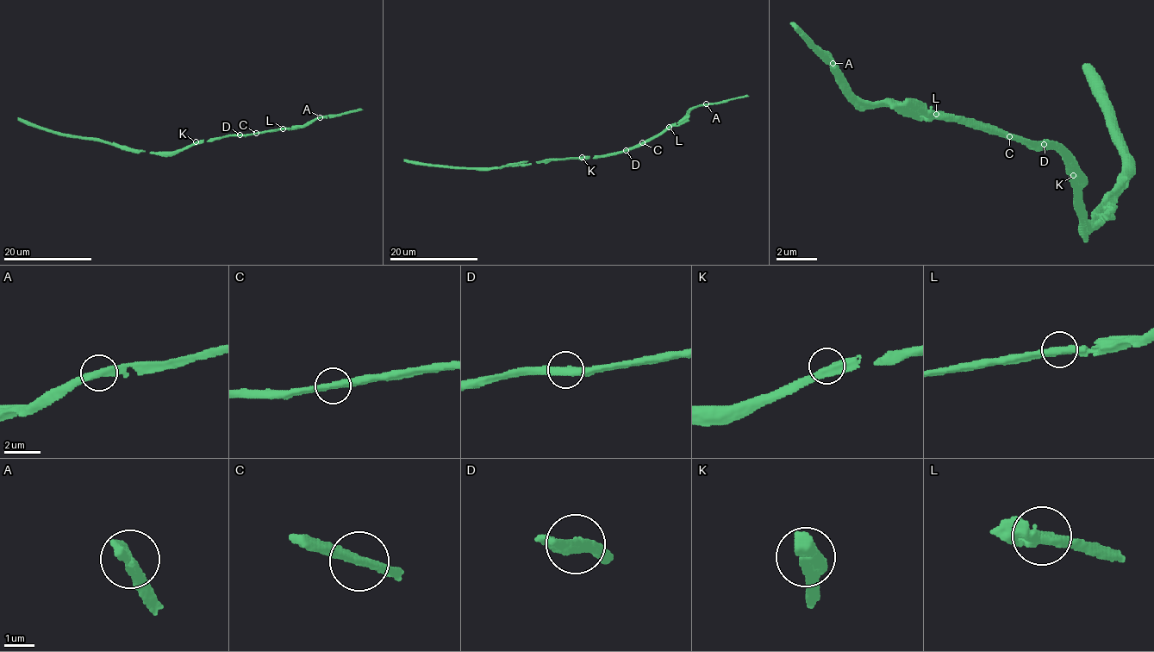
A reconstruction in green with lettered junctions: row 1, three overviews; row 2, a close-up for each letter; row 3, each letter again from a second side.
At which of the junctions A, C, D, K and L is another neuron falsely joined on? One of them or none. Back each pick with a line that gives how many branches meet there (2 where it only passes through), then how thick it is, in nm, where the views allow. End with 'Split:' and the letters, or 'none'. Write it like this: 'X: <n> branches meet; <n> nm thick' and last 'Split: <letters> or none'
Split: none

